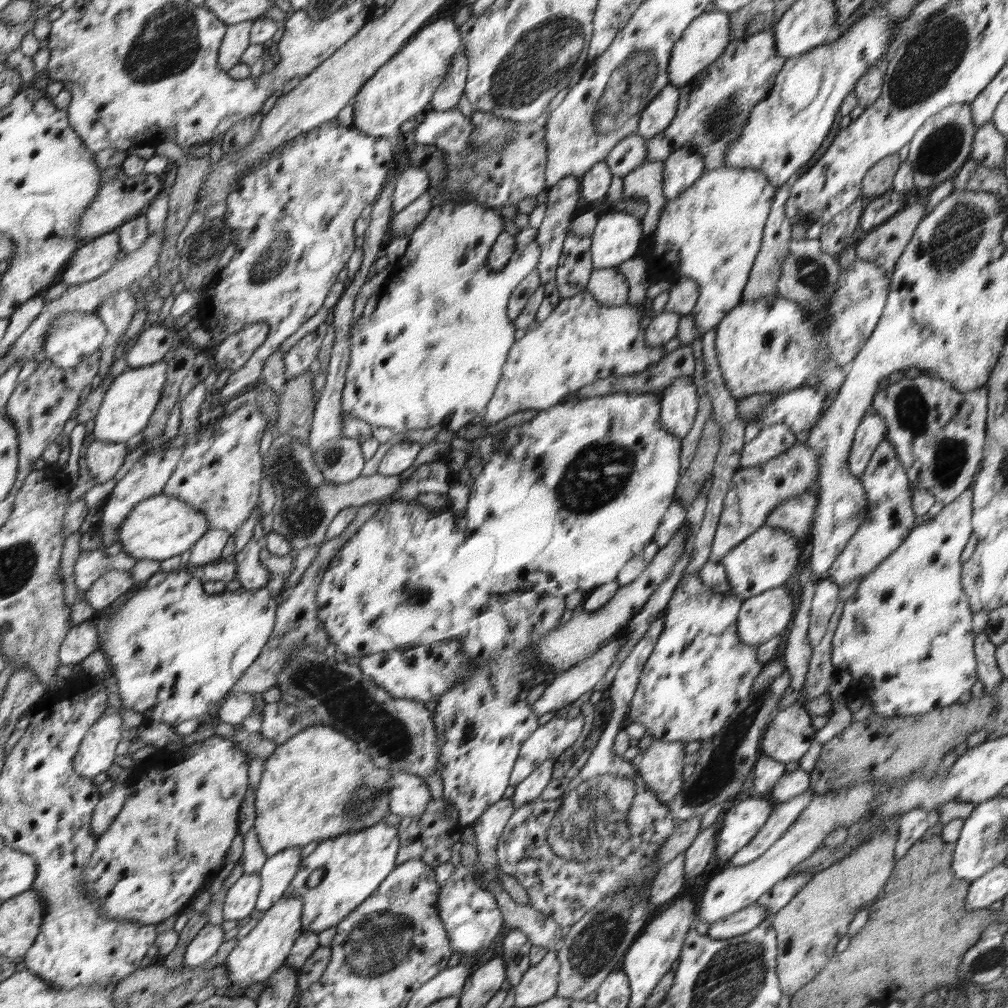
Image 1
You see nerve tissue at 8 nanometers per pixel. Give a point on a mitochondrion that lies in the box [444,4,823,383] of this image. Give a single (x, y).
(545, 55)

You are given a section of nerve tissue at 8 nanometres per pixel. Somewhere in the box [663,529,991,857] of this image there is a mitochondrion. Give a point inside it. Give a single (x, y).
(718, 771)

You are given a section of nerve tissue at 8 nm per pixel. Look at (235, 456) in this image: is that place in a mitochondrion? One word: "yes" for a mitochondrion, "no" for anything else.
no

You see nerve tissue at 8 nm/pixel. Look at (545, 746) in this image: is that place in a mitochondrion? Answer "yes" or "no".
no

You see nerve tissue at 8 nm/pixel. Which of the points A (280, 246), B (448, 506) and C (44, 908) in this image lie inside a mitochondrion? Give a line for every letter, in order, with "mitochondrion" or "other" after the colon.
A: mitochondrion
B: other
C: other

